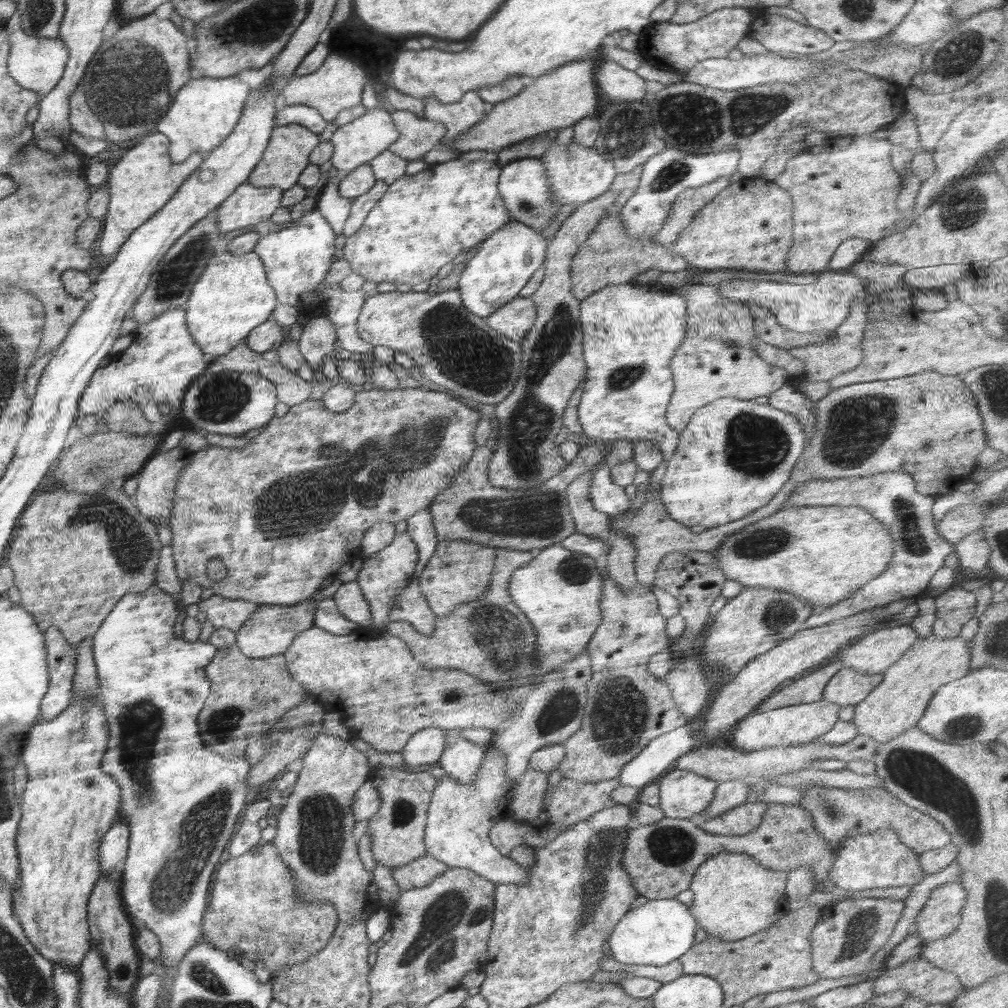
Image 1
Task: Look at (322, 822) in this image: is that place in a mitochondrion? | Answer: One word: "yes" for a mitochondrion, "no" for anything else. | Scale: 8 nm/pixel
yes

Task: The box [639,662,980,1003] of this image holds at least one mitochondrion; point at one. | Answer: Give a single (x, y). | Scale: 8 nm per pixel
(861, 930)

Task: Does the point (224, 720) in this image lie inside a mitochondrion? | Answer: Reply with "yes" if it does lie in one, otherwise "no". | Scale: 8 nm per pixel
yes

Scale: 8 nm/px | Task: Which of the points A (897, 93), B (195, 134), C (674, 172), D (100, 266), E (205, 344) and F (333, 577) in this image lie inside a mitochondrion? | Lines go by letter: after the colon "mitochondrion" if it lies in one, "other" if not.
A: other
B: other
C: mitochondrion
D: other
E: other
F: other

